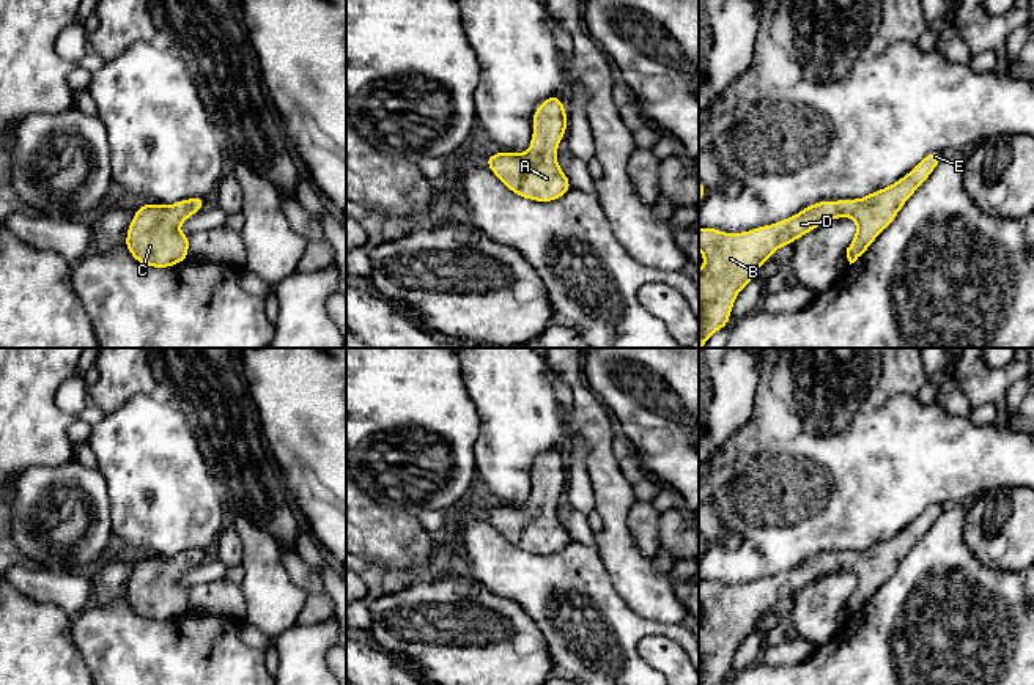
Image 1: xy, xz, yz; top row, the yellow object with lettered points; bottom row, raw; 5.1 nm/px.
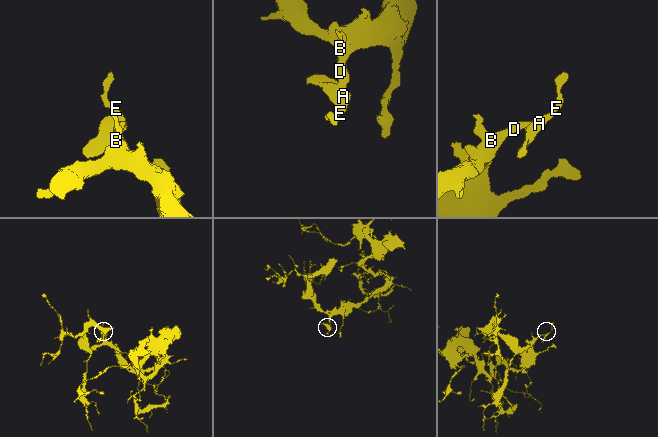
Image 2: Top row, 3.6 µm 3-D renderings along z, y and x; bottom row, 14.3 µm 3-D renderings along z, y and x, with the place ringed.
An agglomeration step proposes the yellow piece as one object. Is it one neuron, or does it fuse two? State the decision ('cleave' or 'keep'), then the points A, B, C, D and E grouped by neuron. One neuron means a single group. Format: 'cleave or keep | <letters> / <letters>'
keep | A B C D E

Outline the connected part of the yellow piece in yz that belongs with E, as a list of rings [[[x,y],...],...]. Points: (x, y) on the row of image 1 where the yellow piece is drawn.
[[[929,153],[911,172],[894,184],[859,200],[818,202],[798,214],[741,233],[718,228],[699,228],[699,250],[703,266],[699,271],[699,348],[719,329],[726,328],[738,293],[754,279],[755,271],[773,254],[803,235],[837,217],[853,217],[856,235],[847,247],[847,258],[855,263],[892,224],[907,200],[925,183],[944,154]]]

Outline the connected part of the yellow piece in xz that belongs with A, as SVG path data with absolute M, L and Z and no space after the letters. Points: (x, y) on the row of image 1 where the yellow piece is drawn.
M560 96L546 98L537 107L532 124L529 151L507 153L499 150L485 159L485 164L513 194L549 203L571 189L556 156L559 143L567 134L567 109Z

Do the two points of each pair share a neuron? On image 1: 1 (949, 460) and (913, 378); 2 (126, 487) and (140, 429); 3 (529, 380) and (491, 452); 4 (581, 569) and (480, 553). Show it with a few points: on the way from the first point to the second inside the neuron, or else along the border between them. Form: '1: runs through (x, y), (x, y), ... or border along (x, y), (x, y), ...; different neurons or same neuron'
1: border along (915, 396), (891, 394), (888, 397); different neurons
2: runs through (140, 473), (140, 443); same neuron
3: runs through (516, 397), (516, 425), (509, 435); same neuron
4: runs through (556, 569), (505, 569); same neuron

